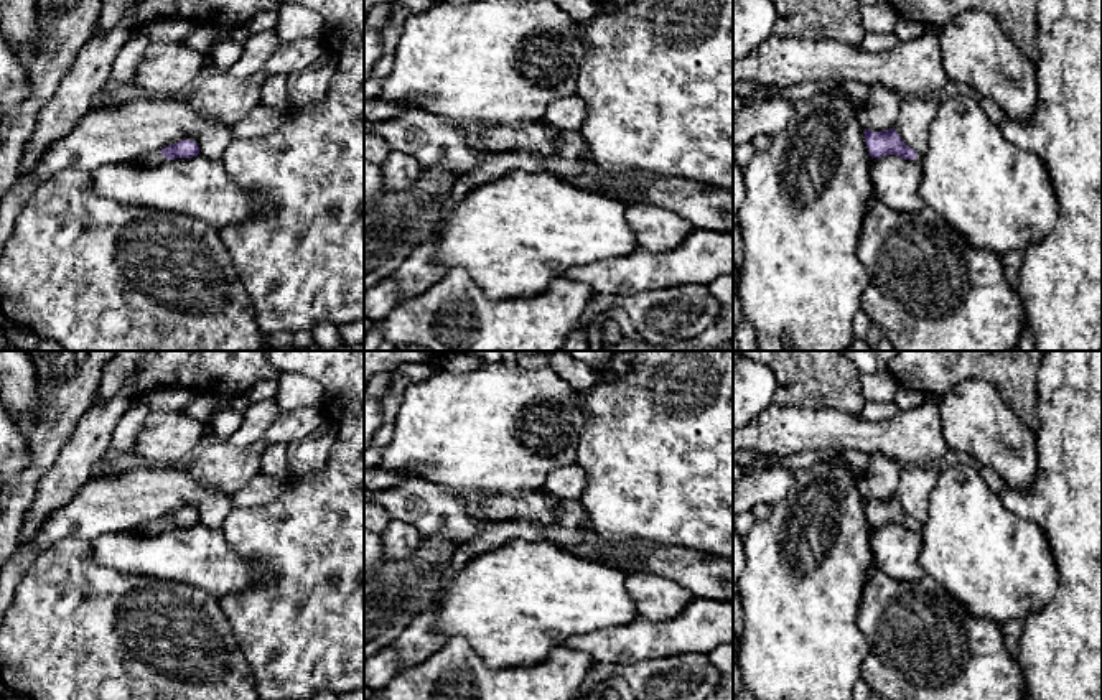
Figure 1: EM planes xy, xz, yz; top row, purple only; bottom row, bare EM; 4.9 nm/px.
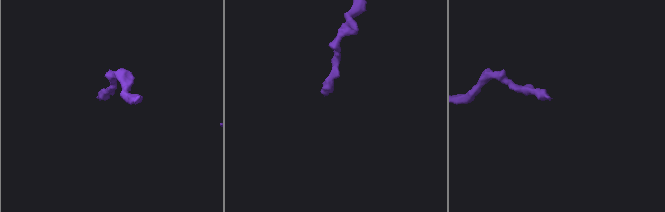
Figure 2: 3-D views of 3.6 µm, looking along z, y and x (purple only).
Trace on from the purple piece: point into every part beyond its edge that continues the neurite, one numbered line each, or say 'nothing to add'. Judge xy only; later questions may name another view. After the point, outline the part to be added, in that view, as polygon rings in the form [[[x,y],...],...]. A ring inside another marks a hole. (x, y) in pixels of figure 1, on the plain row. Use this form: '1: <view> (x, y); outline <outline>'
1: xy (152, 527); outline [[[148,522],[148,524],[132,529],[130,532],[138,534],[138,535],[156,535],[165,530],[168,530],[168,527],[161,522]]]

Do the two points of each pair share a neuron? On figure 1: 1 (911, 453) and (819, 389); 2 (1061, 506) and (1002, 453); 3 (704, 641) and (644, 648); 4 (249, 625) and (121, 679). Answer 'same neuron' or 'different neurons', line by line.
1: different neurons
2: different neurons
3: same neuron
4: different neurons

